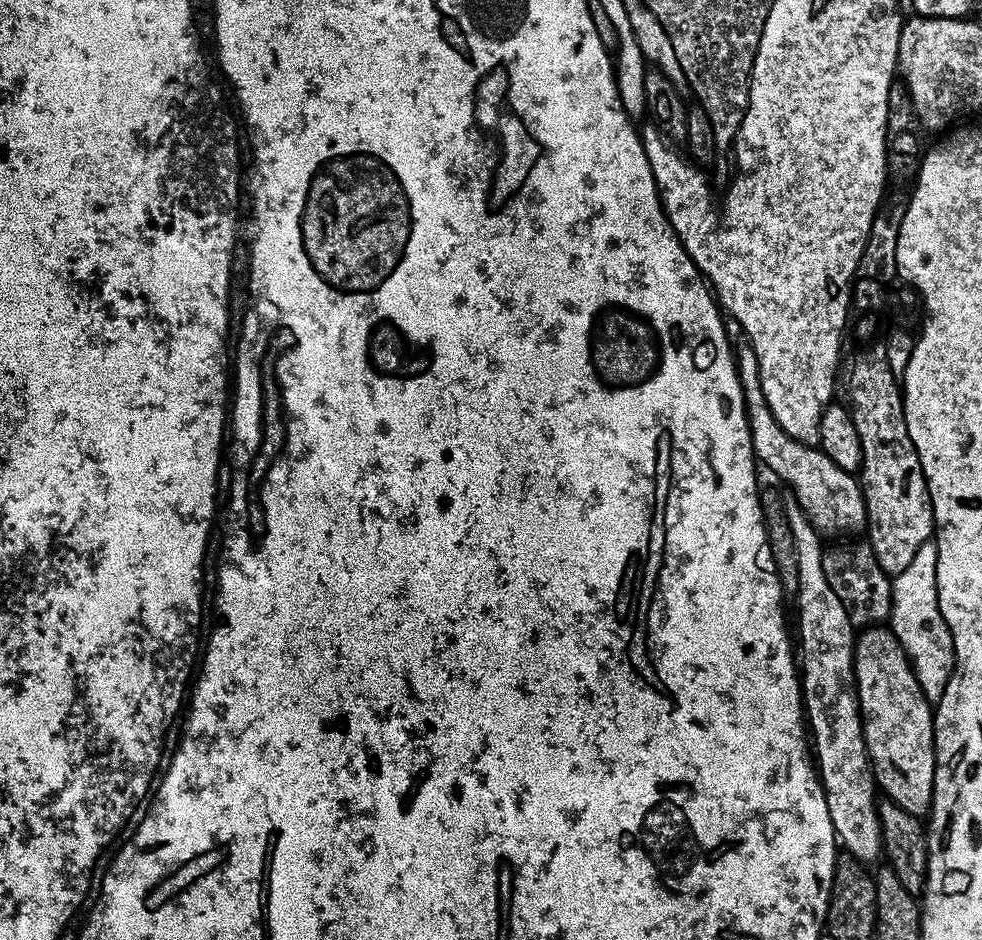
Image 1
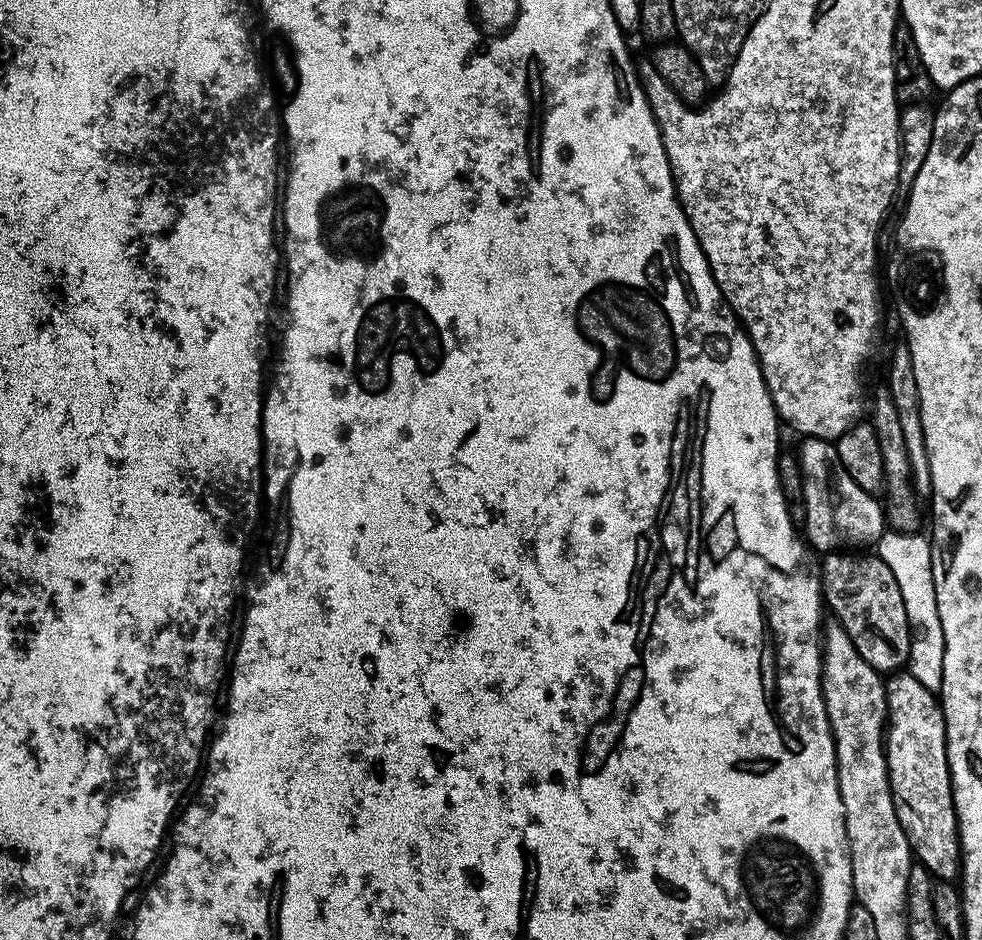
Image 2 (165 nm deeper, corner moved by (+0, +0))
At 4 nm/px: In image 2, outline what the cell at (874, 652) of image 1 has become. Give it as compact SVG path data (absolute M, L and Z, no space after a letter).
M901 670L887 677L888 703L886 755L898 822L915 859L940 882L952 882L960 874L960 832L952 808L952 775L948 769L944 710L937 693L931 692L912 673Z

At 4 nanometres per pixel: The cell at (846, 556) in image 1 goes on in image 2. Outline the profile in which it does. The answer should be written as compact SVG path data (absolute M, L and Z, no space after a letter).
M843 550L823 553L819 561L820 590L824 597L827 611L839 622L842 630L850 634L850 642L854 642L854 650L874 666L874 670L881 674L895 674L908 663L910 654L910 622L906 618L906 602L902 602L902 590L898 590L898 581L890 566L882 562L882 558L875 554L859 556L856 550Z

